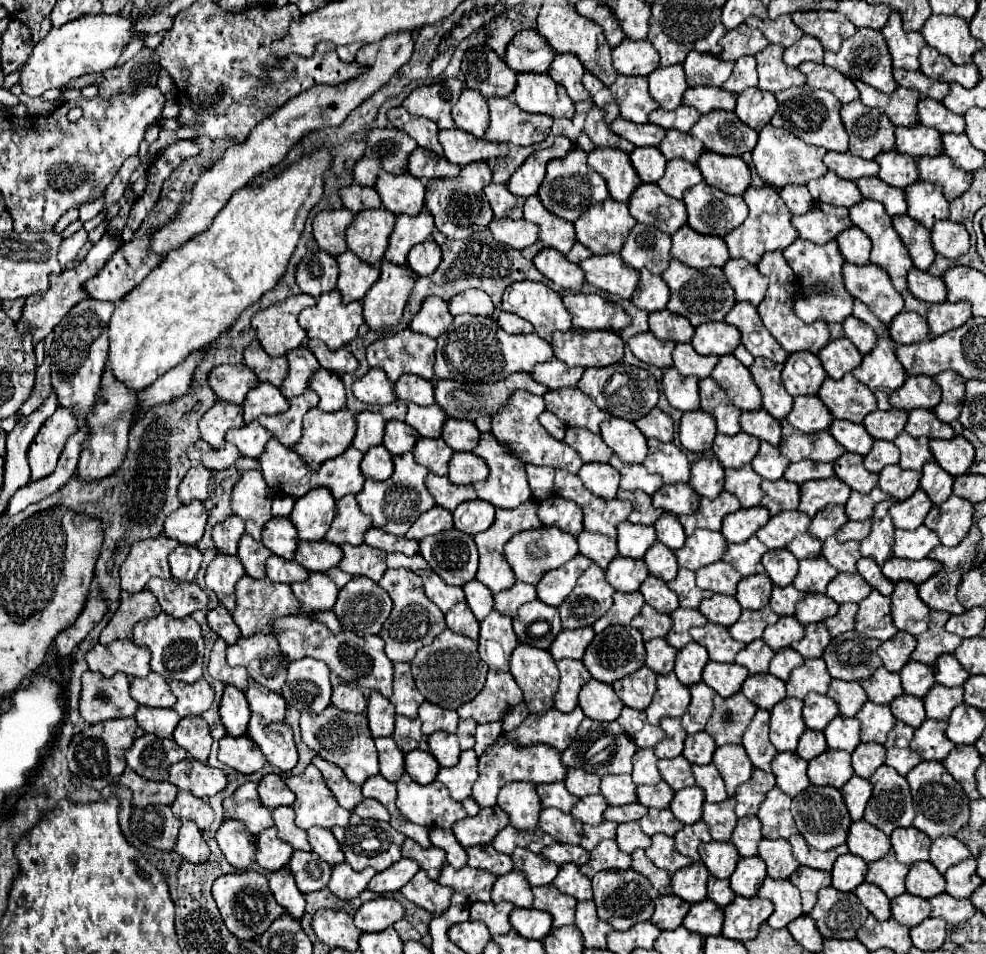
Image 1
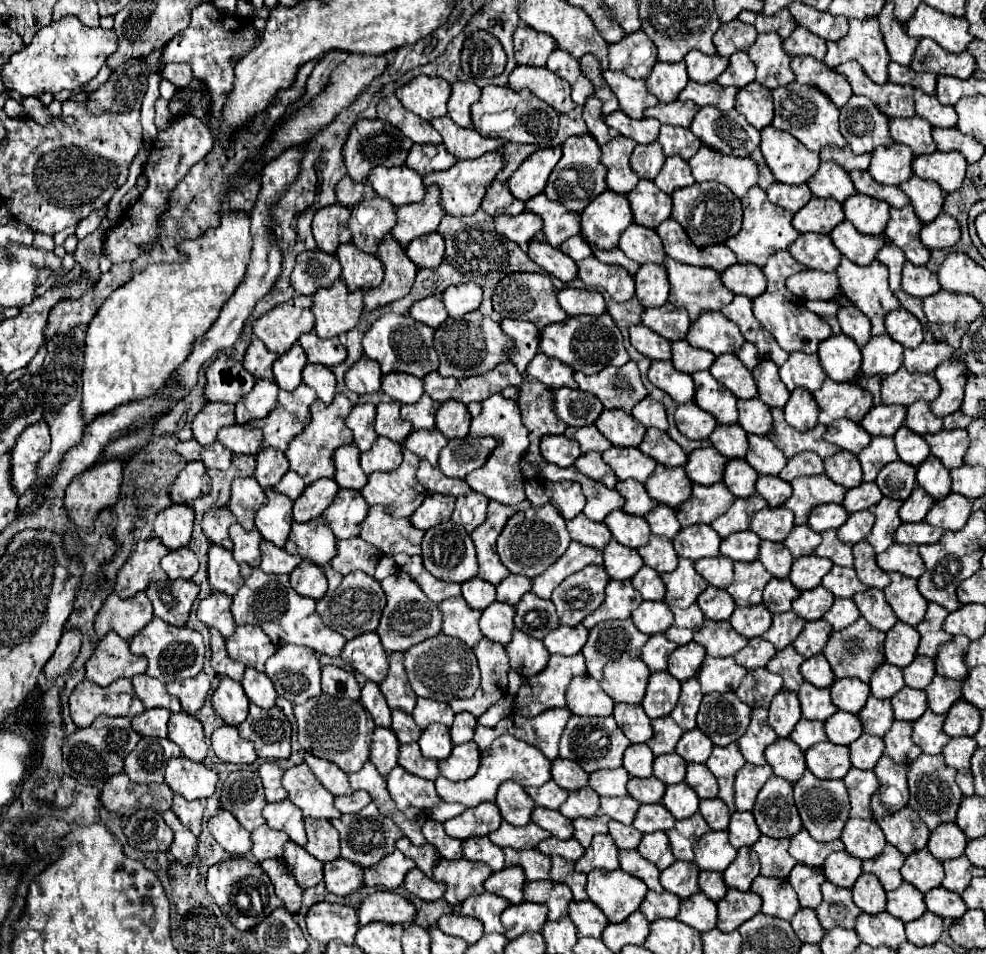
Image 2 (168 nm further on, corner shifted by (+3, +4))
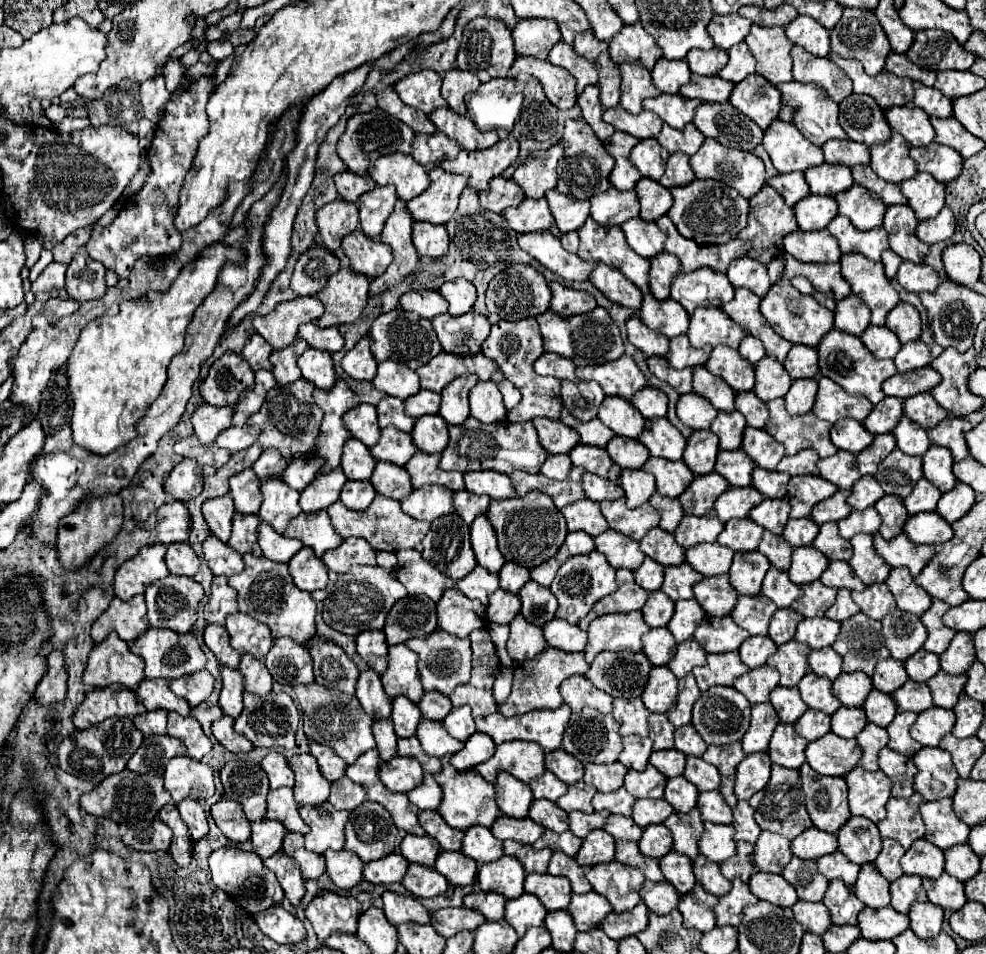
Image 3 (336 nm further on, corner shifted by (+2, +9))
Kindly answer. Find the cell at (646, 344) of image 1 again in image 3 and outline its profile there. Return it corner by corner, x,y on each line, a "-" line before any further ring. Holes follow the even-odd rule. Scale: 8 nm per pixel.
632,316
632,318
626,322
626,328
628,328
628,340
630,340
638,350
642,350
646,356
652,356
652,354
666,356
666,354
668,354
668,350
670,350
670,340
668,340
666,336
662,336
660,332
654,332
654,330
650,330
648,326
644,326
638,316

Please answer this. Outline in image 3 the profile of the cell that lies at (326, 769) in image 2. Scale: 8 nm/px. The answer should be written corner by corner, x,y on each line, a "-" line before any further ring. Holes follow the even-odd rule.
310,742
310,754
318,760
318,766
320,766
320,772
324,774
324,778
328,778
330,782
336,782
344,776
344,770
346,770
346,762
336,756
330,748
322,746
322,744
314,744

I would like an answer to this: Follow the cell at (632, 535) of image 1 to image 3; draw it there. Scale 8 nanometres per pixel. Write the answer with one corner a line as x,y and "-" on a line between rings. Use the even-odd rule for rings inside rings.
614,500
614,502
602,502
602,514
608,520
610,528
616,532
622,532
624,536
630,536
630,540
640,542
642,536
658,526
660,516
658,512
650,506
650,502
638,506
638,508
628,508
626,500

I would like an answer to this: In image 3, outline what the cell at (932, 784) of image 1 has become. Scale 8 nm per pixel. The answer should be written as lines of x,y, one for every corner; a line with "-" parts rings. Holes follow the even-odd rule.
926,746
914,756
918,774
914,778
914,790
922,794
924,800
952,798
956,792
956,768
952,756
942,748

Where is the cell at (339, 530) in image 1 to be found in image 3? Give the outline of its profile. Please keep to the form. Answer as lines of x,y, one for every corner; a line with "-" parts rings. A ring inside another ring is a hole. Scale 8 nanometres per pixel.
360,480
360,482
346,482
340,494
340,500
346,508
350,510
366,510
372,500
376,496
376,490
372,488
372,484
368,480

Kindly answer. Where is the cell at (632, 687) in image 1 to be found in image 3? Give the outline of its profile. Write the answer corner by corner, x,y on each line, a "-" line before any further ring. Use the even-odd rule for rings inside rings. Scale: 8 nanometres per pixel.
600,652
586,678
610,696
638,698
644,692
652,664
642,652

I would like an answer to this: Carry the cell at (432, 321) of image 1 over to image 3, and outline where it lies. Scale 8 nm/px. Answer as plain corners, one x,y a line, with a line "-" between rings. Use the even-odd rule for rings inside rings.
422,290
422,292
408,292
406,296
400,298
400,306
404,310
410,310
410,312
416,312
420,314
422,318
428,318
432,320
434,316
438,314
444,314
448,310
446,306
446,298
440,294
440,292
434,292
434,290

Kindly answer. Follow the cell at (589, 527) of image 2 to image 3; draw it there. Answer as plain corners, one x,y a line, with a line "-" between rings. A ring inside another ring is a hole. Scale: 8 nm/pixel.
588,498
578,500
576,504
570,504
568,508
562,508
562,514
566,518
568,532
582,530
582,532
590,534
592,538
596,538
598,534
608,530
606,518
600,512
600,504
588,500

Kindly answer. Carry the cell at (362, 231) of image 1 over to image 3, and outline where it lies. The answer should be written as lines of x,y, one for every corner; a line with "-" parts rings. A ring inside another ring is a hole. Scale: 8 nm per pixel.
376,186
372,192
366,192
358,200
360,210
360,228
366,236
378,238
388,216
396,204
394,186

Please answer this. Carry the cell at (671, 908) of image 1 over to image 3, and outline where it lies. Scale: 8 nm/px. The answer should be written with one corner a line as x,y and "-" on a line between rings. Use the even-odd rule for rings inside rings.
646,880
642,884
642,892
640,892
644,904
650,908
650,912
654,914
670,914
680,900
680,894
676,892
676,888
670,882
650,882

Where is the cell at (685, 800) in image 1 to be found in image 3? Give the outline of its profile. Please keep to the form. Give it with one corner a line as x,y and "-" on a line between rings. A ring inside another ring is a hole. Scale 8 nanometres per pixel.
684,776
670,778
666,784
664,798
672,804
676,812
690,812
696,806
698,788
694,788
694,784
690,784

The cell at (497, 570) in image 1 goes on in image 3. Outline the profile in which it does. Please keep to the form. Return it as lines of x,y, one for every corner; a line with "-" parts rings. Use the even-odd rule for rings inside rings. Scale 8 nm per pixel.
478,514
470,526
470,538
472,538
472,550
476,554
476,560
482,568
486,568
490,574
498,574
504,566
504,556
498,550
496,544
496,532
490,524
488,514

